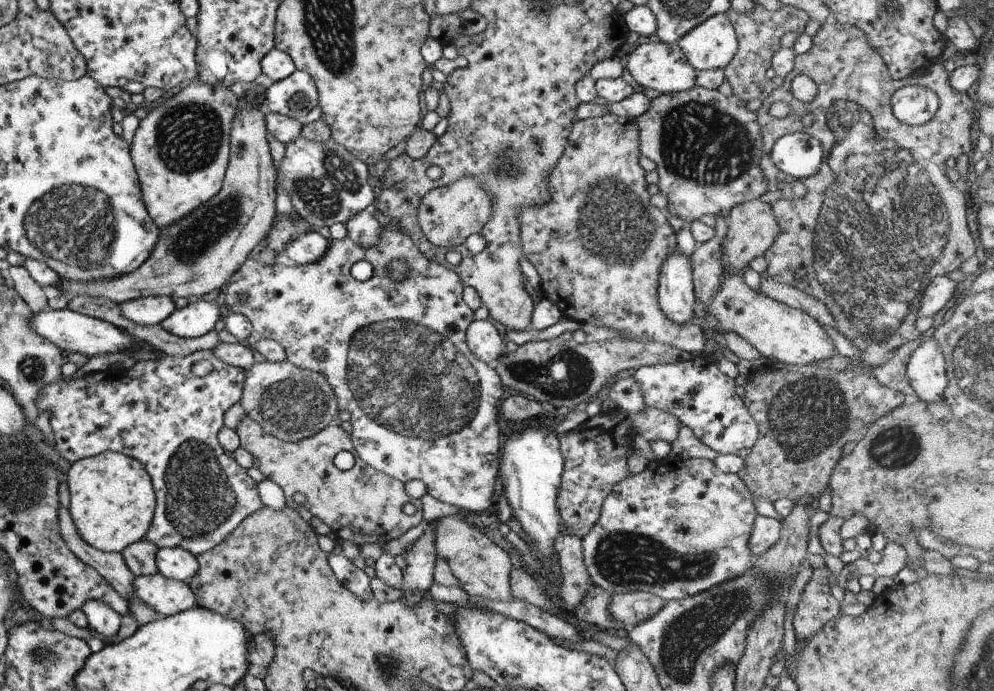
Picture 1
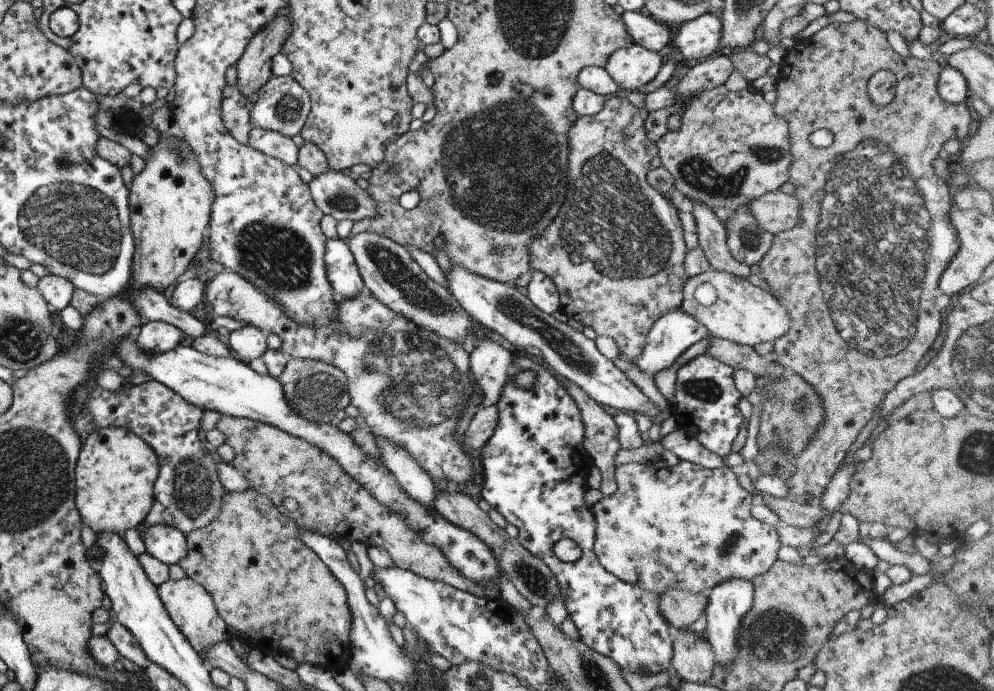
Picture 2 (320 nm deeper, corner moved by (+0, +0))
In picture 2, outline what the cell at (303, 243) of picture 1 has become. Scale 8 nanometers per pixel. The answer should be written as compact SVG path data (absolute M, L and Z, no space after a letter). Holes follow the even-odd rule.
M326 240L324 265L326 277L337 298L352 299L364 289L353 255L344 240Z

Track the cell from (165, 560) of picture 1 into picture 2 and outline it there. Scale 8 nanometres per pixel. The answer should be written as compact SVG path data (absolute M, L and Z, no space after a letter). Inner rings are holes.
M151 525L140 530L147 554L169 566L177 564L187 552L186 536L169 525Z

